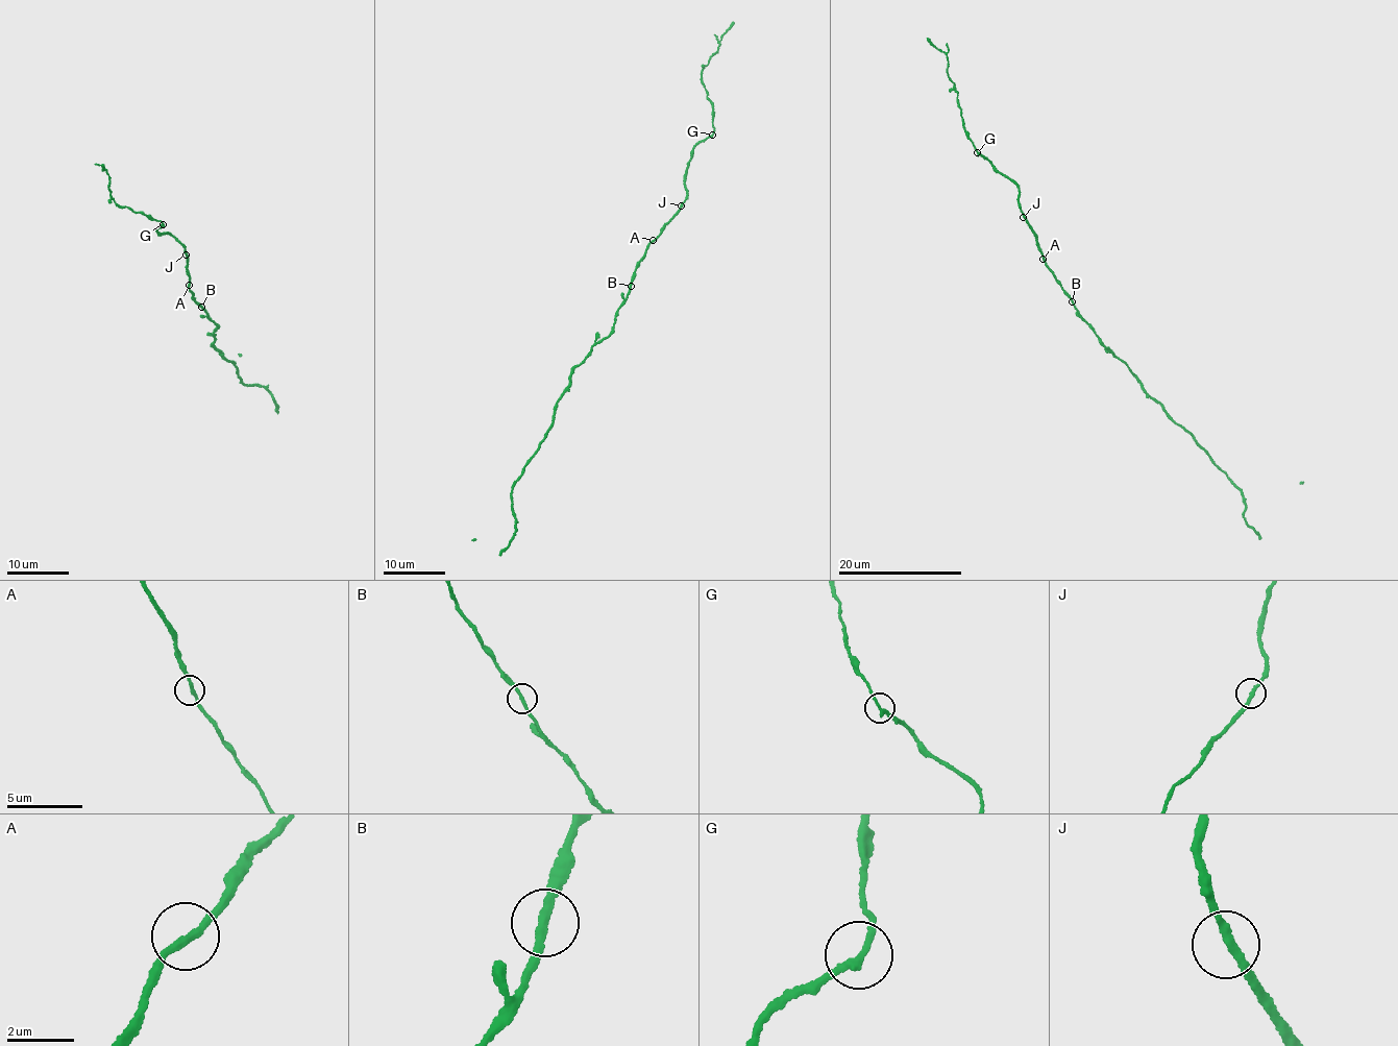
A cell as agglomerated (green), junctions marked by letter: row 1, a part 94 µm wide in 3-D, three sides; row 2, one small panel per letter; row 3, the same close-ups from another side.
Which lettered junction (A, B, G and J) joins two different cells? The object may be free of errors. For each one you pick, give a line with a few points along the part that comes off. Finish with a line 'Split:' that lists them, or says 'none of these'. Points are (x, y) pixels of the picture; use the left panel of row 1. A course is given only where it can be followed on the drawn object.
G: foreign part runs (163, 223), (119, 205), (112, 198), (108, 173), (101, 169), (102, 165)
Split: G

